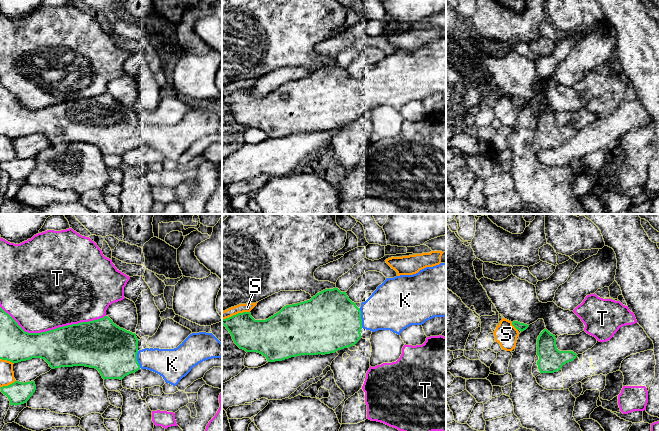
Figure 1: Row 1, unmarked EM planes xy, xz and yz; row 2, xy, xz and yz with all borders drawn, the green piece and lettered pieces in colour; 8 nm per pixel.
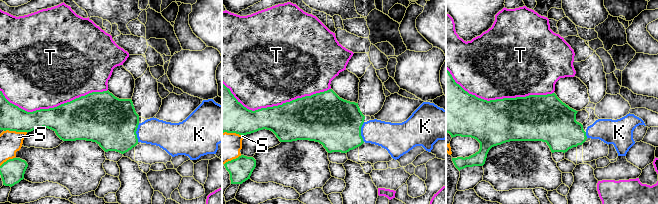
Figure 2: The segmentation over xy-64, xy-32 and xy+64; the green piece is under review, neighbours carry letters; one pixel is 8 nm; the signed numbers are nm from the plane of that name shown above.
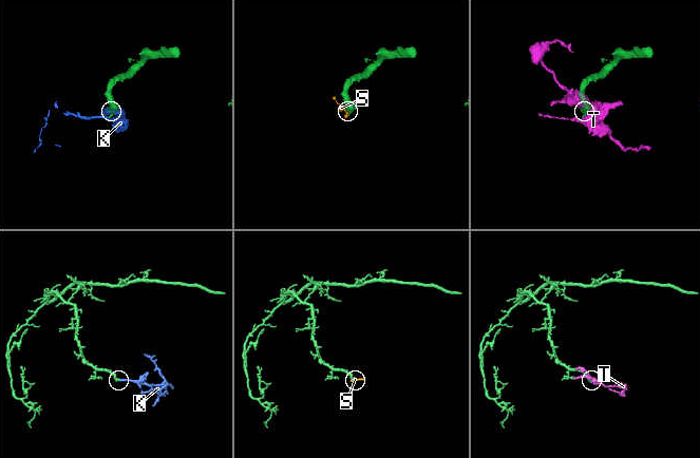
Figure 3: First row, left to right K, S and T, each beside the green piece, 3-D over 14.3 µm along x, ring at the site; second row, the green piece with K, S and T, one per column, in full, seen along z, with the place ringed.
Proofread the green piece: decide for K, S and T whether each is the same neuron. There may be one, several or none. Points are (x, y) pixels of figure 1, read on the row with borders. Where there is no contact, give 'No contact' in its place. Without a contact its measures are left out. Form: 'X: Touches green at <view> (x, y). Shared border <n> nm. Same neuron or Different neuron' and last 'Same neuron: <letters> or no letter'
K: Touches green at xz (360, 318). Shared border 160 nm. Same neuron
S: Touches green at yz (513, 325). Shared border 90 nm. Different neuron
T: Touches green at xy (53, 329). Shared border 850 nm. Different neuron
Same neuron: K

